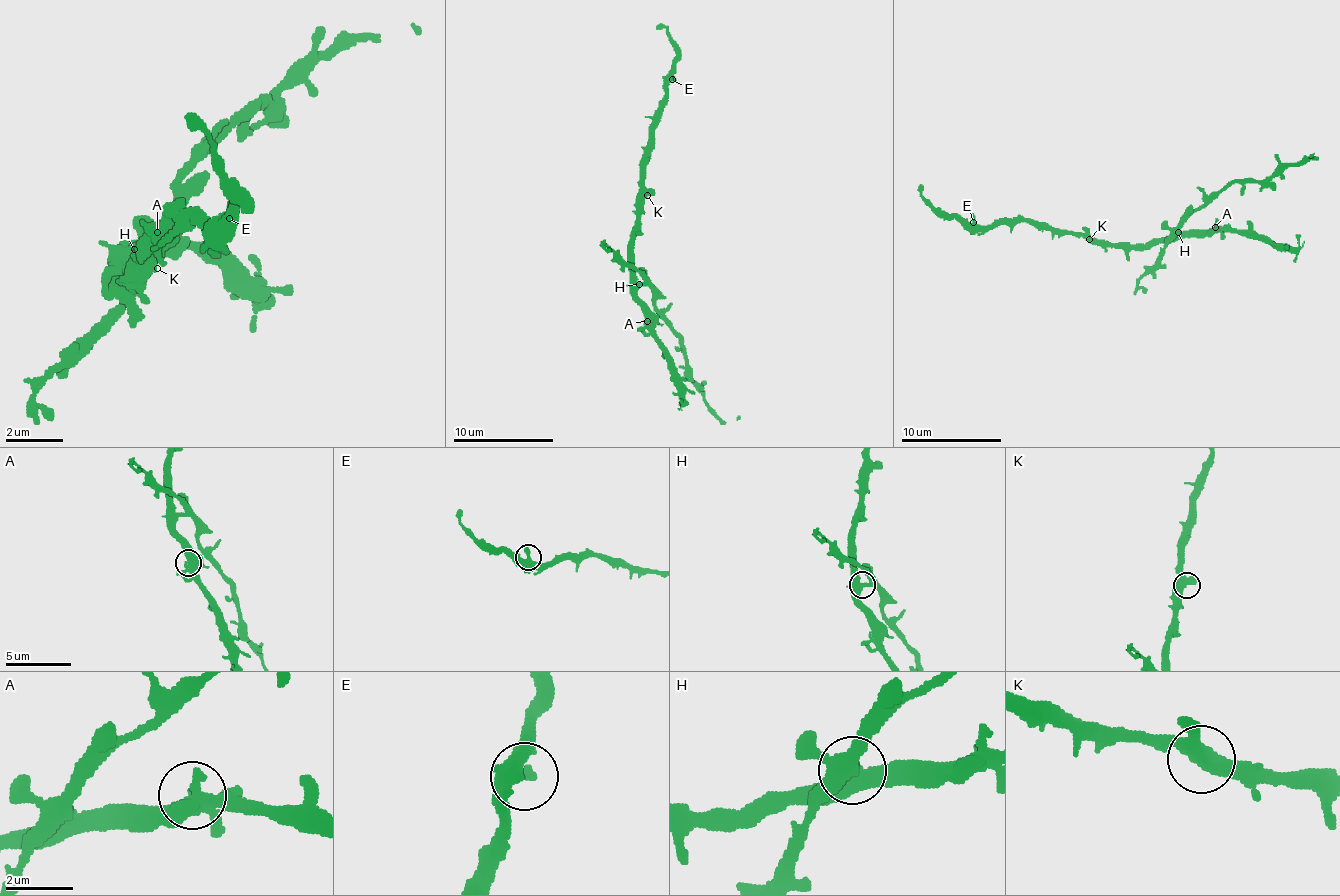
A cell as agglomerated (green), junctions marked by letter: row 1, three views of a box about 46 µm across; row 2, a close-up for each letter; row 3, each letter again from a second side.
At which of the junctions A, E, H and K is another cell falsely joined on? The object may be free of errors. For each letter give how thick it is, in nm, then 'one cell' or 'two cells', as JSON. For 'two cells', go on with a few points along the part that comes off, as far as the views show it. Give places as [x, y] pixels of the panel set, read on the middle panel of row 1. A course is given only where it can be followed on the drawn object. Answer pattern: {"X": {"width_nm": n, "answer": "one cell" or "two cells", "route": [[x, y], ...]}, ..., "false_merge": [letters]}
{"A": {"width_nm": 440, "answer": "one cell"}, "E": {"width_nm": 420, "answer": "one cell"}, "H": {"width_nm": 440, "answer": "two cells", "route": [[639, 283], [652, 291], [657, 311], [682, 341], [685, 374], [705, 401], [725, 422], [740, 417]]}, "K": {"width_nm": 440, "answer": "one cell"}, "false_merge": ["H"]}

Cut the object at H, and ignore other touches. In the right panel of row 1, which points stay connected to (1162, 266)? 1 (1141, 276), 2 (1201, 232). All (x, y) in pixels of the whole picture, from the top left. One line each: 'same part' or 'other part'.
1: same part
2: other part

